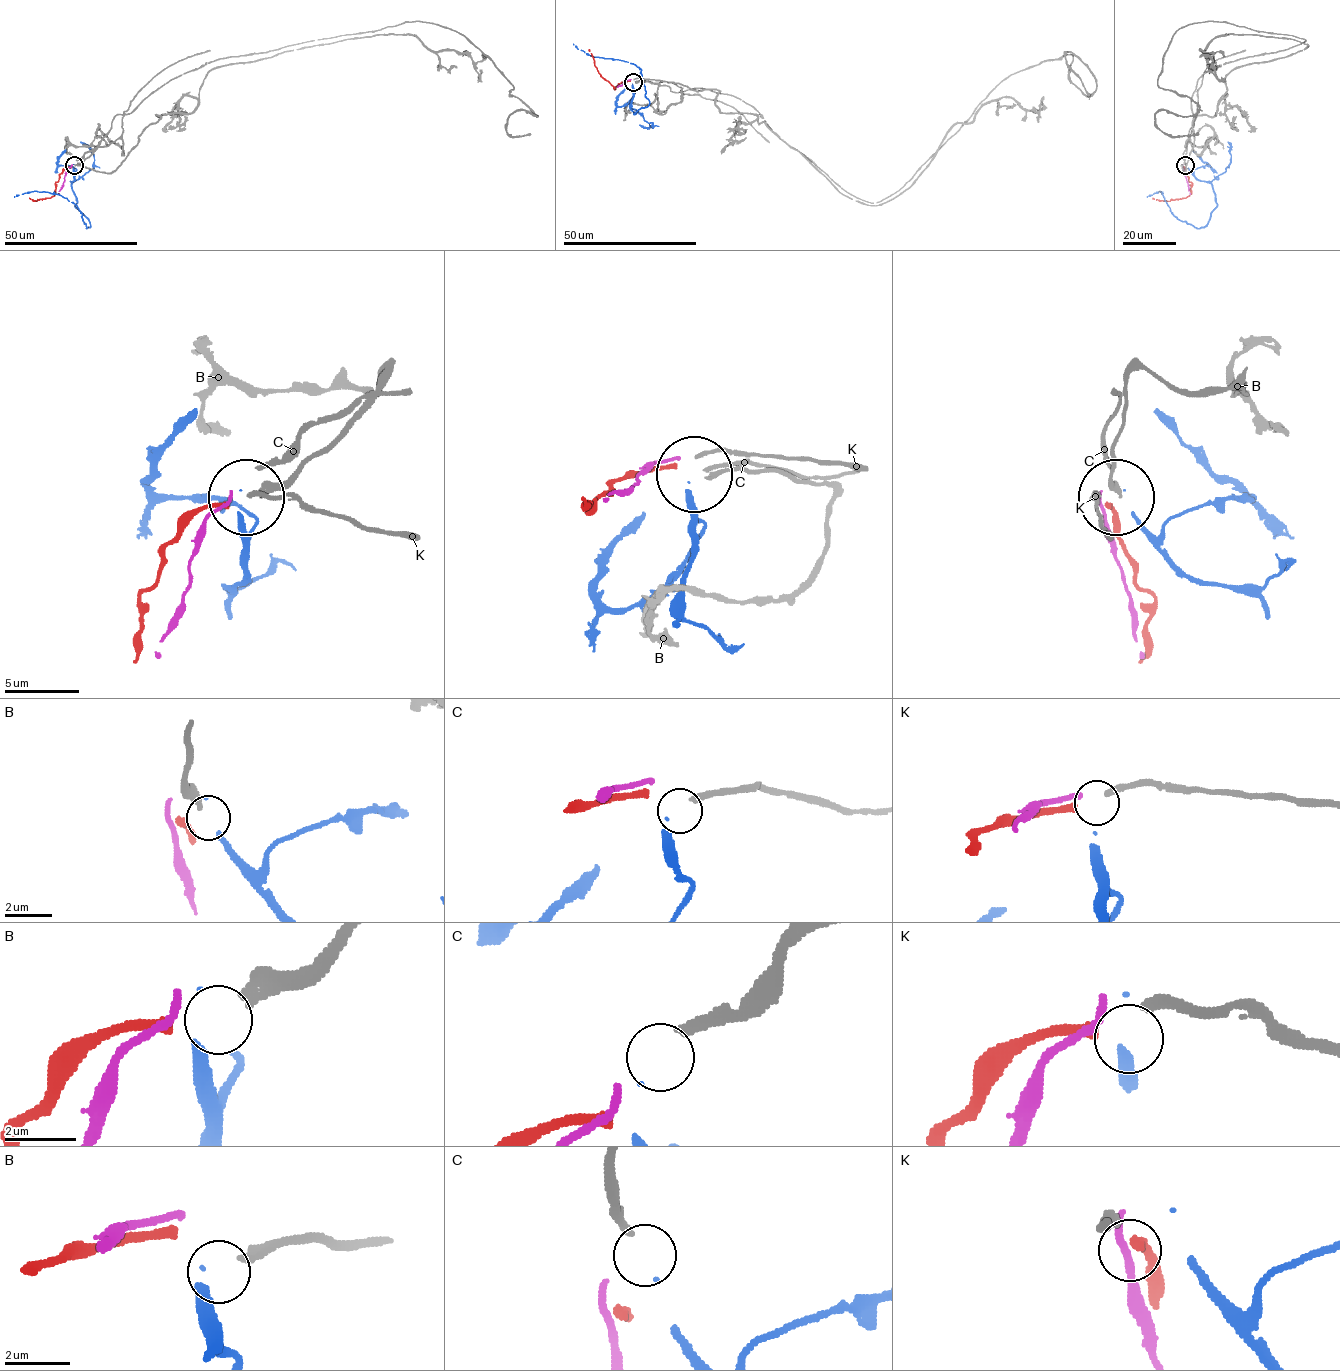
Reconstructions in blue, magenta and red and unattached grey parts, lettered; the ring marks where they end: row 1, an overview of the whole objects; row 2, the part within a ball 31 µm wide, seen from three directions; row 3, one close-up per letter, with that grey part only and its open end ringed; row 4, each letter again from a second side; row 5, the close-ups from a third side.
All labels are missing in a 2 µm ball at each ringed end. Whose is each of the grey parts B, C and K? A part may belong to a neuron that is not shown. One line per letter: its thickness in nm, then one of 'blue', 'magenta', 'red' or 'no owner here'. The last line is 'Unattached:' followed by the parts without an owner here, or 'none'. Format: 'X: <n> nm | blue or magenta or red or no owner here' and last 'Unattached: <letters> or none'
B: 280 nm | no owner here
C: 280 nm | blue
K: 280 nm | no owner here
Unattached: B, K

